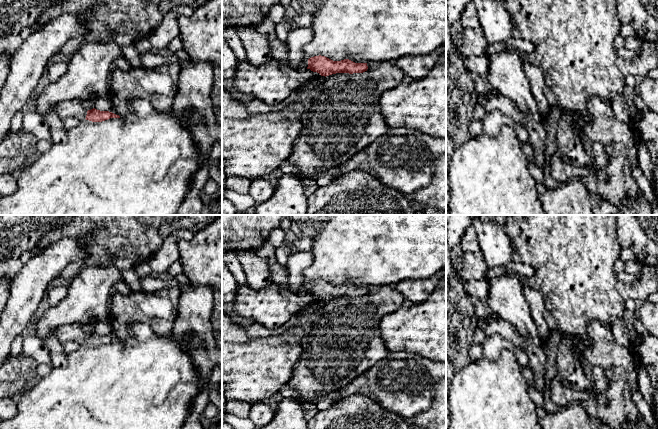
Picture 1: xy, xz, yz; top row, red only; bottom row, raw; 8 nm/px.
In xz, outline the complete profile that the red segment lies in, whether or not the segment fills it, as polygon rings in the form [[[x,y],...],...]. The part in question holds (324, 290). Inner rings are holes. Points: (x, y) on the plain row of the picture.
[[[314,280],[309,283],[303,282],[301,293],[310,293],[321,300],[329,300],[336,297],[363,297],[367,295],[367,287],[355,287],[349,283],[333,285],[325,280]]]

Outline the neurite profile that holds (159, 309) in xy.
[[[172,284],[158,292],[140,290],[129,295],[114,293],[109,300],[108,320],[112,326],[112,337],[123,340],[129,334],[129,327],[136,322],[148,324],[152,330],[161,336],[172,334],[177,317],[180,290]]]

